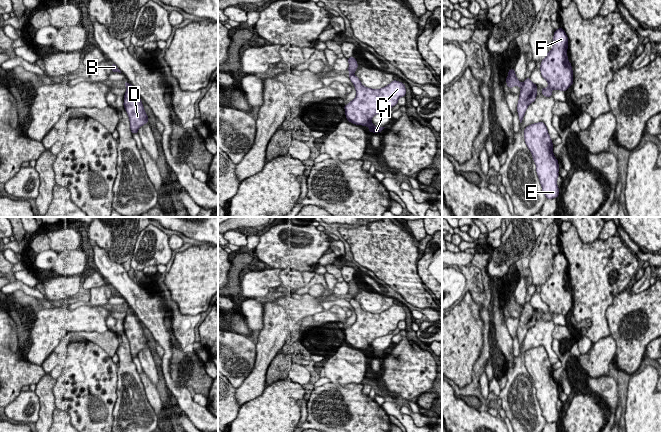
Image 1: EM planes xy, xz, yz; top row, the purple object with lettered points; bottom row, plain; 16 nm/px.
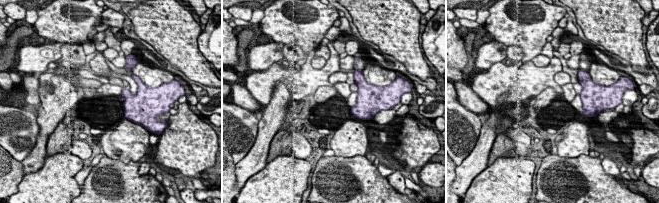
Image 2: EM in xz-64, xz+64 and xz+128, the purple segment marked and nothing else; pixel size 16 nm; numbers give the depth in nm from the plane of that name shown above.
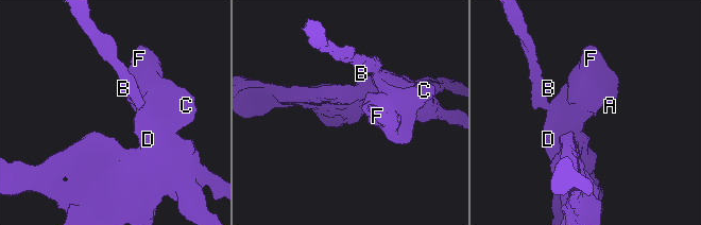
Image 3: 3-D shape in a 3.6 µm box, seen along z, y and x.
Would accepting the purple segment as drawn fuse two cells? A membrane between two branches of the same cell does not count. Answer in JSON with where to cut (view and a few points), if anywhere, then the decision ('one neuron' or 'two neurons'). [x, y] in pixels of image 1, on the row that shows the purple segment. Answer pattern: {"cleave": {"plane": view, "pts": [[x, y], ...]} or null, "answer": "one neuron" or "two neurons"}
{"cleave": {"plane": "xz", "pts": [[349, 72], [352, 73]]}, "answer": "two neurons"}

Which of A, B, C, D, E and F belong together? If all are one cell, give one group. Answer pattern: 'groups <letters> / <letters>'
groups A C D E F / B

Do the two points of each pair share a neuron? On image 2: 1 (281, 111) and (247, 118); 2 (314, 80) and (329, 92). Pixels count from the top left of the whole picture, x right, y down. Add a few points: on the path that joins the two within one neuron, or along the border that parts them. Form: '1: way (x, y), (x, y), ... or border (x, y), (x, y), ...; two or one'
1: border (259, 120), (257, 135), (253, 143); two
2: border (333, 85), (322, 85), (314, 94); two

